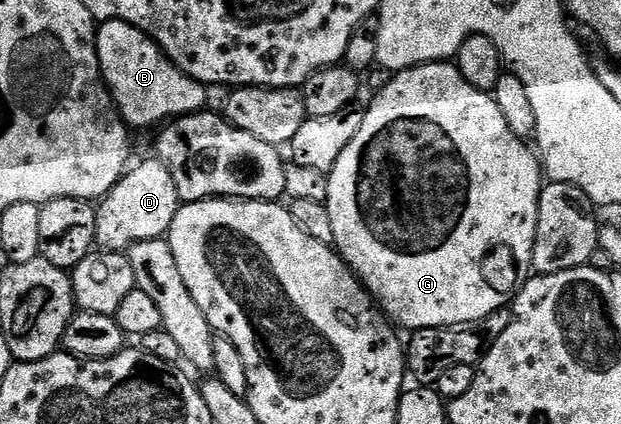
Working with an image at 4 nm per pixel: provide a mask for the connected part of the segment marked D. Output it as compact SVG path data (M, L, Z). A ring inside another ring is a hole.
M157 159L136 165L122 174L112 191L101 198L97 206L96 245L99 250L120 253L129 251L141 241L165 238L172 227L172 219L176 219L180 202L168 169Z

